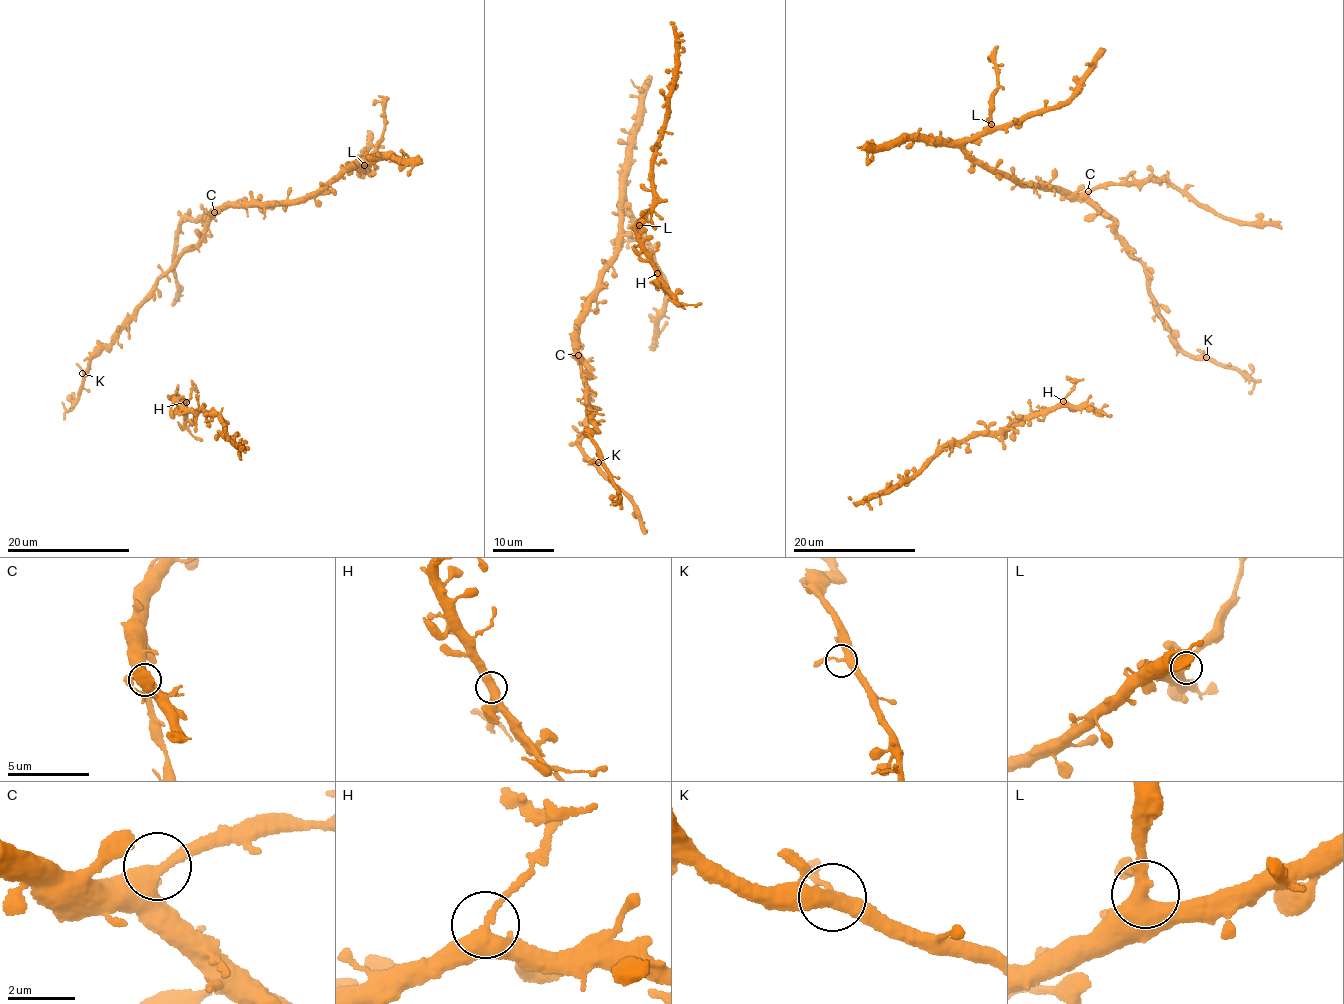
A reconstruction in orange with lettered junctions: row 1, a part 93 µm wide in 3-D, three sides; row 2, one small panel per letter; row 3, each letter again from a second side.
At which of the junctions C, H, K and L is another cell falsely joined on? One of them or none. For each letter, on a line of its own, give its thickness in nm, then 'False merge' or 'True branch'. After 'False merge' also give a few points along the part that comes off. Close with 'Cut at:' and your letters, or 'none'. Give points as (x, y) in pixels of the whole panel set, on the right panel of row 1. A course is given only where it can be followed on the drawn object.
C: Thickness 320 nm. True branch
H: Thickness 360 nm. False merge. Course of the part to remove: (1062, 400), (1074, 382), (1083, 378)
K: Thickness 320 nm. True branch
L: Thickness 400 nm. True branch
Cut at: H

